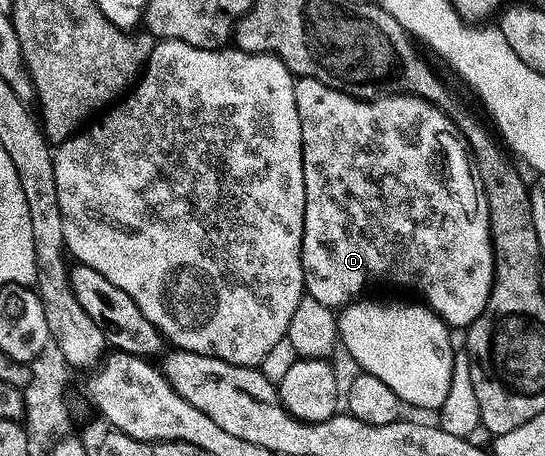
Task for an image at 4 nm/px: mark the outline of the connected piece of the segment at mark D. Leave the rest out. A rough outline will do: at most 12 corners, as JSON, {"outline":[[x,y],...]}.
{"outline":[[297,79],[308,298],[489,308],[489,208],[434,103]]}

